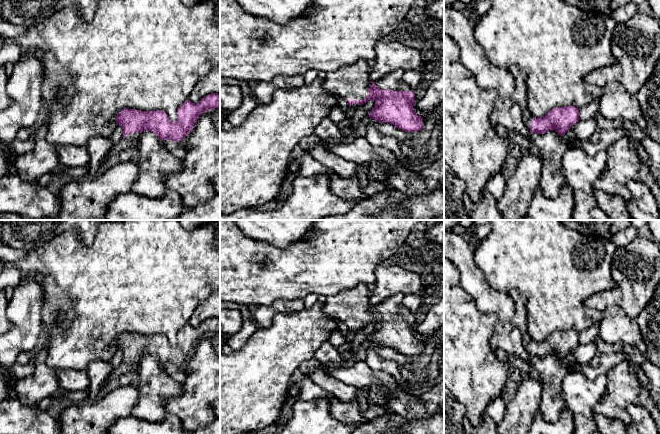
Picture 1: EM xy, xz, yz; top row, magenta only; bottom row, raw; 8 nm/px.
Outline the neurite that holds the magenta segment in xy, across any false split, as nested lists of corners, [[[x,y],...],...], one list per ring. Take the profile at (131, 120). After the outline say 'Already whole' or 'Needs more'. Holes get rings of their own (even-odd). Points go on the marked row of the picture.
[[[212,93],[197,104],[187,100],[177,110],[177,120],[171,121],[169,116],[161,110],[141,111],[136,109],[122,109],[116,116],[116,125],[123,129],[123,147],[135,146],[140,133],[151,131],[160,140],[181,141],[193,129],[201,114],[209,109],[220,109],[220,94]]]. Needs more

